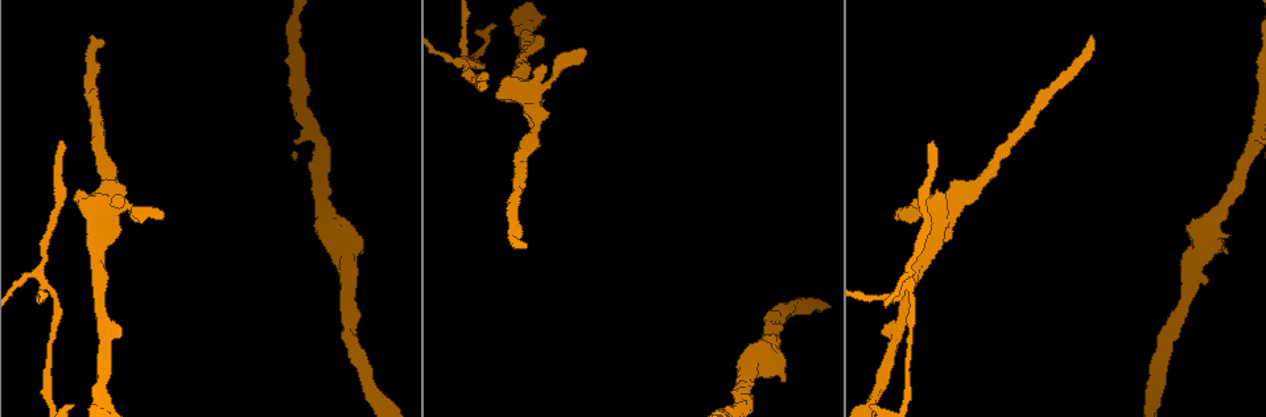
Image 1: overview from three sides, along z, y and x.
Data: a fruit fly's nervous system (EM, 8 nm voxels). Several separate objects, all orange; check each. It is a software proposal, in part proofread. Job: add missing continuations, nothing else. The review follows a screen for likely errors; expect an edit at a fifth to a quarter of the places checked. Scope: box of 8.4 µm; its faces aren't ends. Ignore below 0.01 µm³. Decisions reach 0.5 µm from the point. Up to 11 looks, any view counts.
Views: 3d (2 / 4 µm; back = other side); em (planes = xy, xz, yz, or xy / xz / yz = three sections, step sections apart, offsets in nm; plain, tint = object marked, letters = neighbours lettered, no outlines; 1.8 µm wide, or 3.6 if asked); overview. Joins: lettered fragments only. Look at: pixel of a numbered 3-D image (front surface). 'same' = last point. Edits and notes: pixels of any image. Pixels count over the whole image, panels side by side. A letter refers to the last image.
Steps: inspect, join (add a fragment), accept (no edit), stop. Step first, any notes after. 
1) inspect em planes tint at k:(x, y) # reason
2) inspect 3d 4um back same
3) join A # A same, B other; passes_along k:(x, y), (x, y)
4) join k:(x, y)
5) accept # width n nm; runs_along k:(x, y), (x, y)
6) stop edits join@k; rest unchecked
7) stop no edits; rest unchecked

inspect em xy step 8 letters at 1:(1092, 38) # long arm stops here

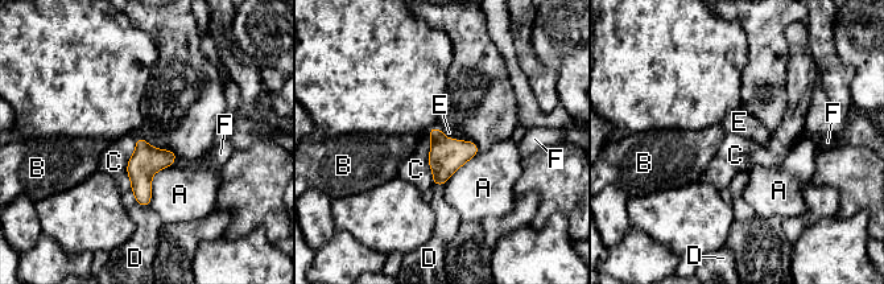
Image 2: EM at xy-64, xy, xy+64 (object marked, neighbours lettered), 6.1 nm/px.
inspect em planes letters same # another direction

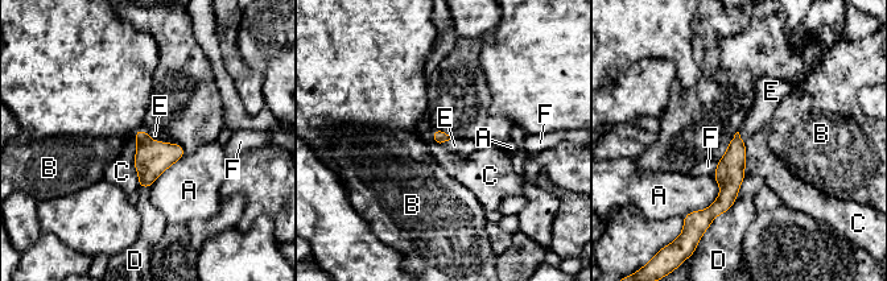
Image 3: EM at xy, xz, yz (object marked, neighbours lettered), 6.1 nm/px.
join 3:(155, 135) # longest_contact C 320 nm; A other, B other, C other, D other, E same, F other; passes_along 3:(152, 157), (159, 141), (155, 135); it goes on there

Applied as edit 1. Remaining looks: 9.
inspect overview # see it whole again

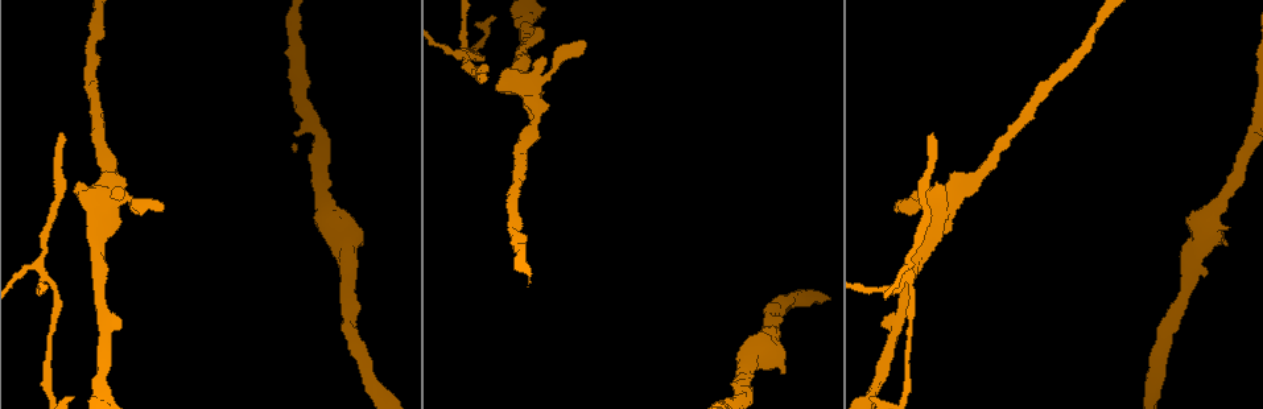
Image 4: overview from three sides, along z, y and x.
inspect em planes letters at 4:(894, 208) # free end

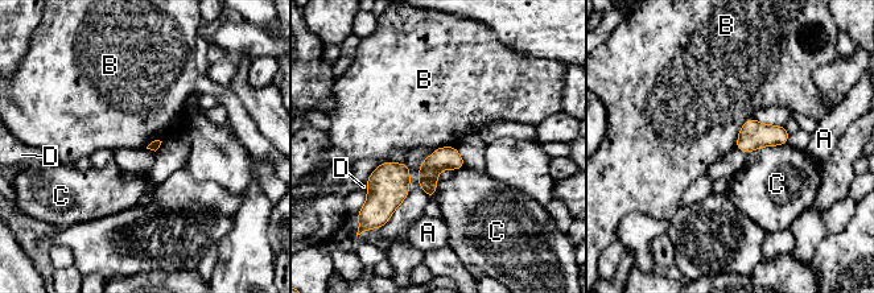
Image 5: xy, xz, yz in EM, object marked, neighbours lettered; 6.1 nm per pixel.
accept # A other, B other, C other, D other; no lettered fragment goes on from it

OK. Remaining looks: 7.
inspect 3d 4um at 4:(907, 262) # four or more arms meet

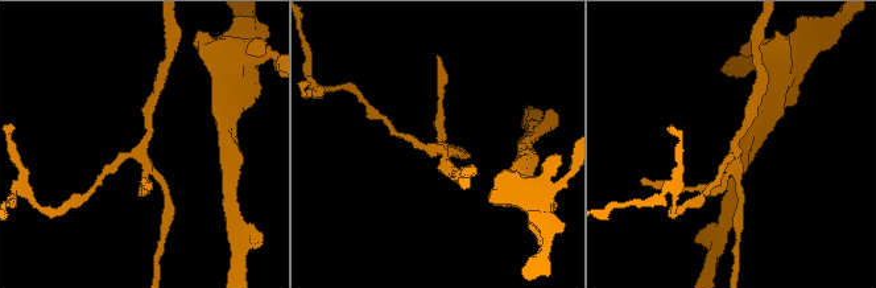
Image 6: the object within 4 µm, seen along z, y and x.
inspect em planes letters at 6:(136, 150) # arms 4; need the tissue

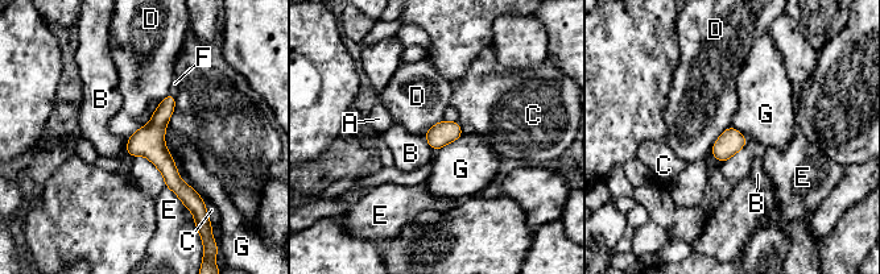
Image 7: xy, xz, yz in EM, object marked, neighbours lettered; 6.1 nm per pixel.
accept # A other, B other, C other, D other, E other, F other, G other; border 7:(731, 125), (722, 132), (709, 153); no lettered fragment goes on from it

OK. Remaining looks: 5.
inspect em planes letters at 4:(484, 74) # thin end

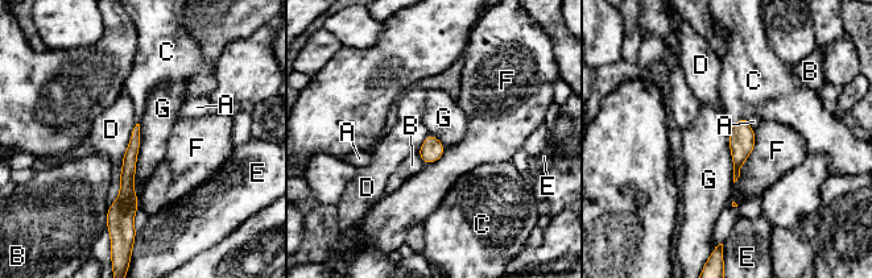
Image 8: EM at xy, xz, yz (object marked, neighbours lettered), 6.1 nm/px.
join 8:(751, 83) # longest_contact D 600 nm; A other, B other, C same, D other, E other, F other, G other; passes_along 8:(742, 137), (738, 121), (751, 83); the neuron continues

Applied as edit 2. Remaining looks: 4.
stop edits join@3, join@8; rest unchecked

